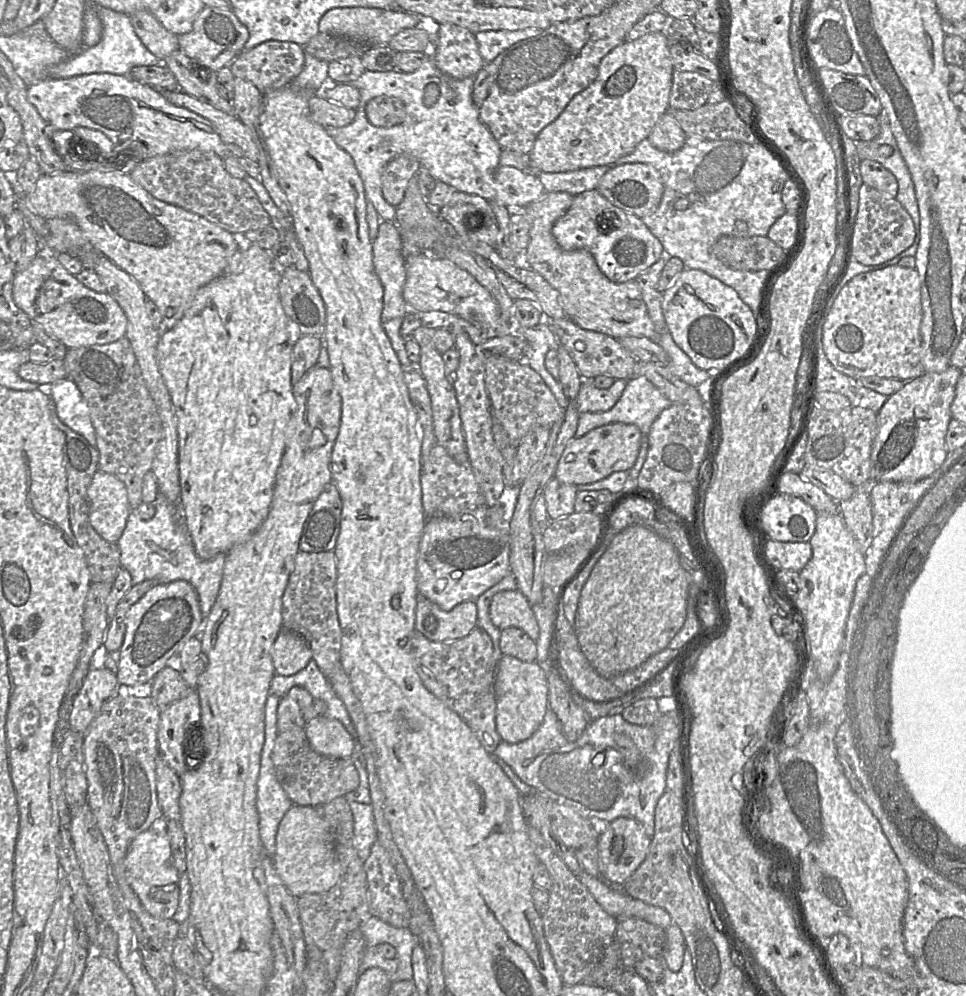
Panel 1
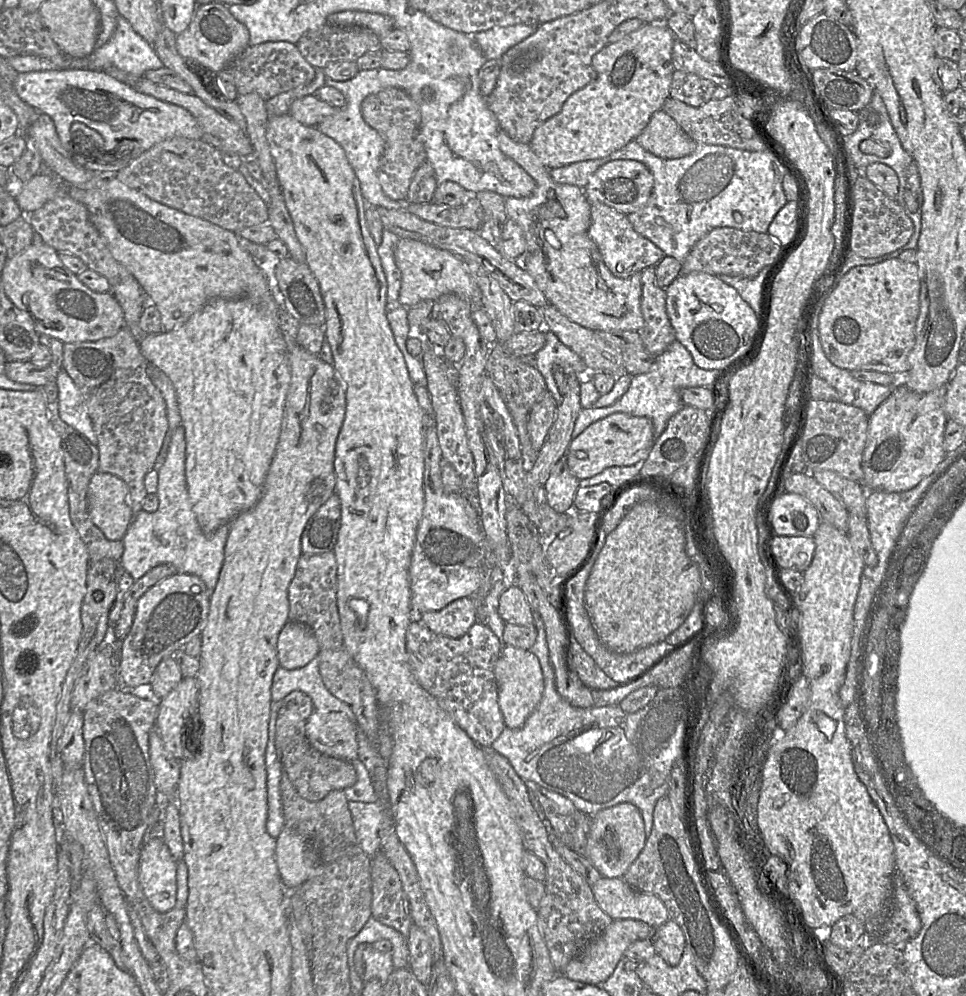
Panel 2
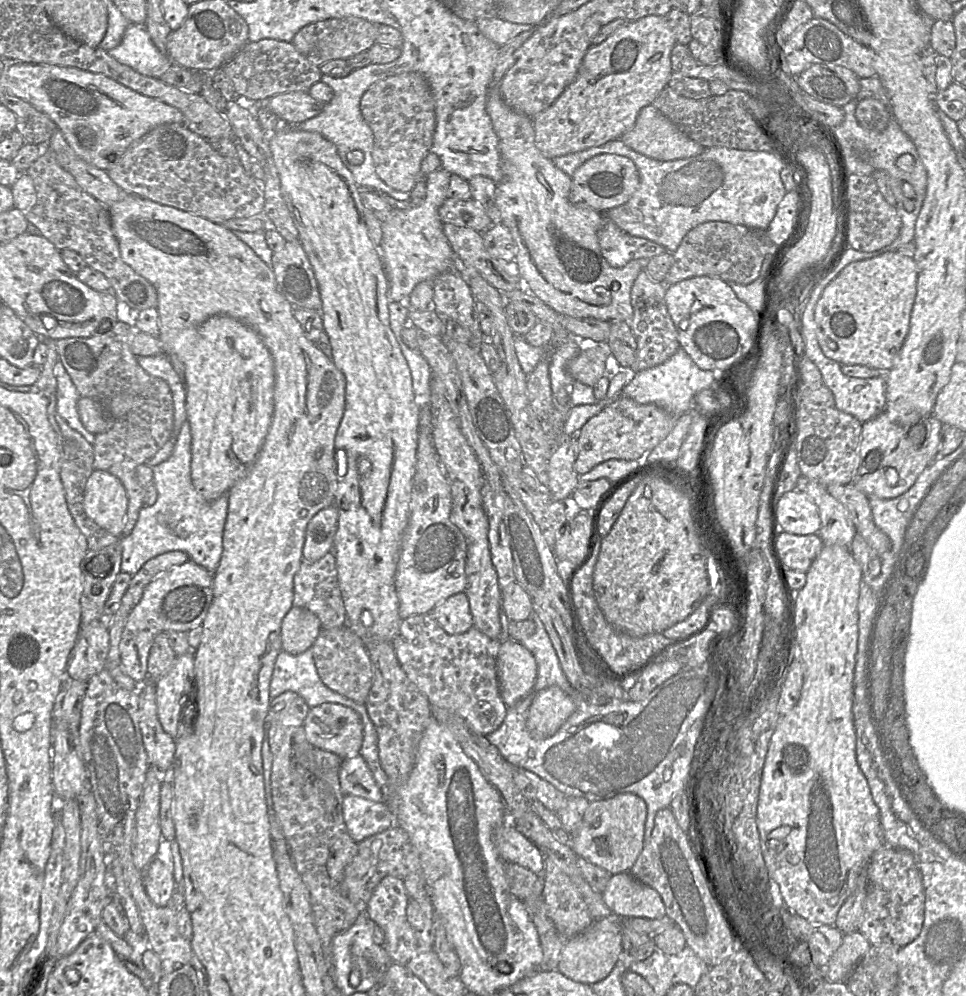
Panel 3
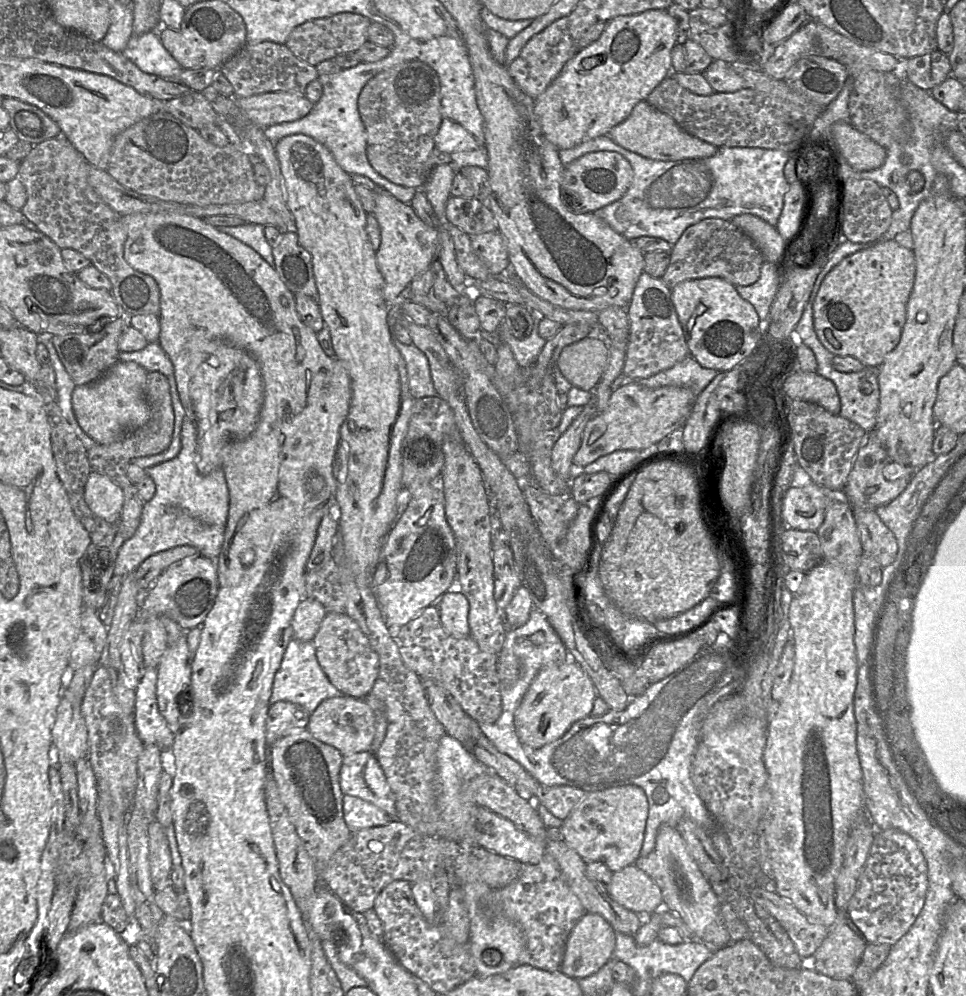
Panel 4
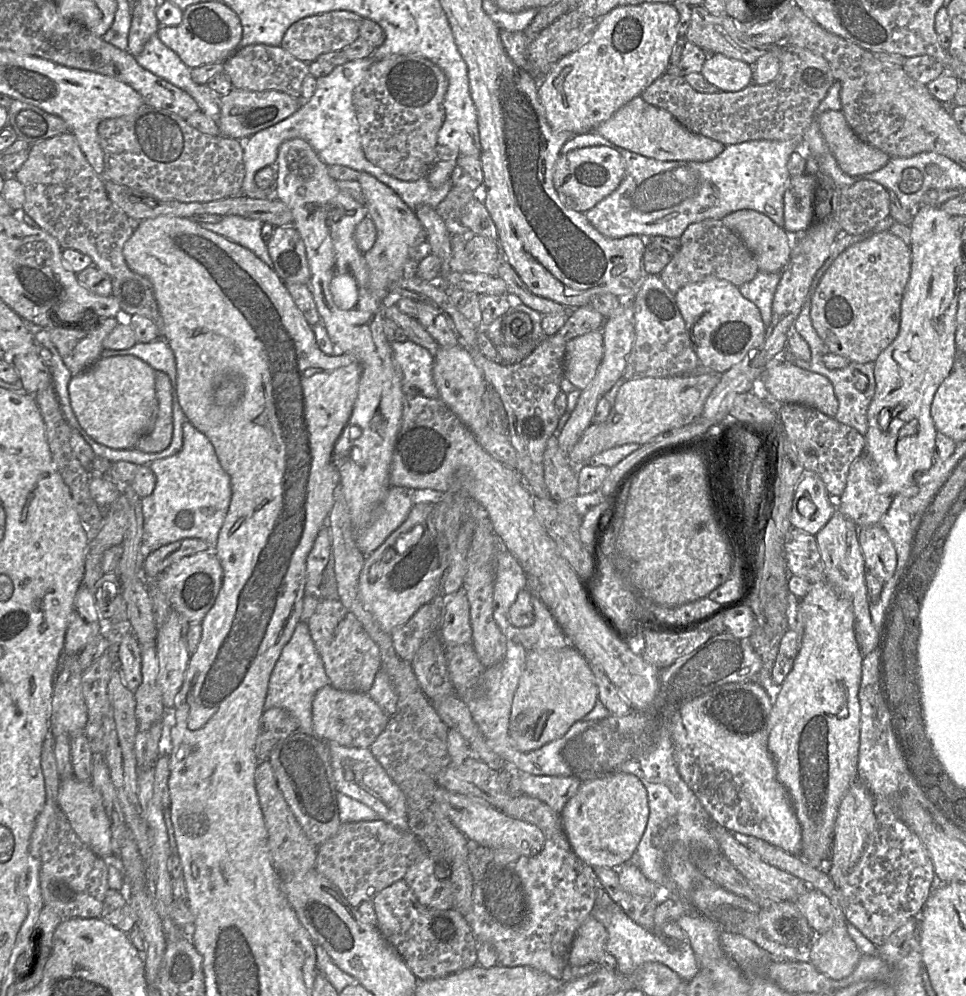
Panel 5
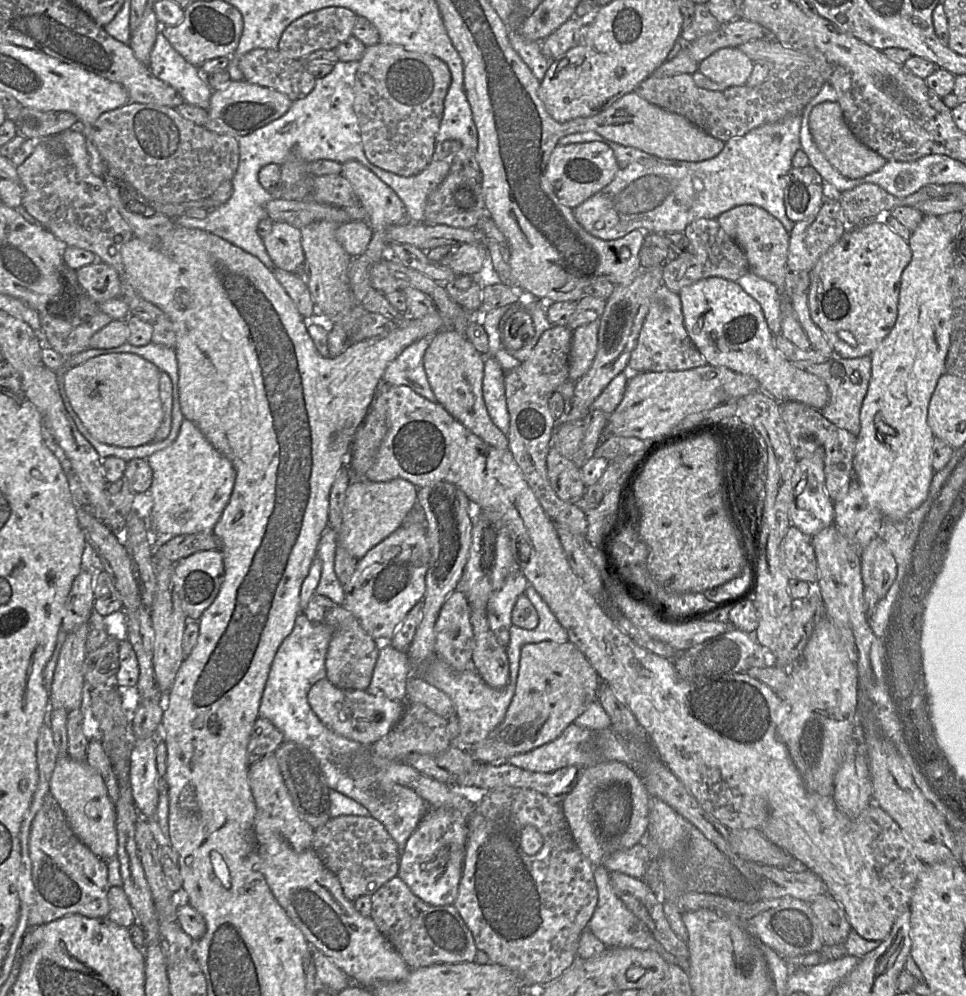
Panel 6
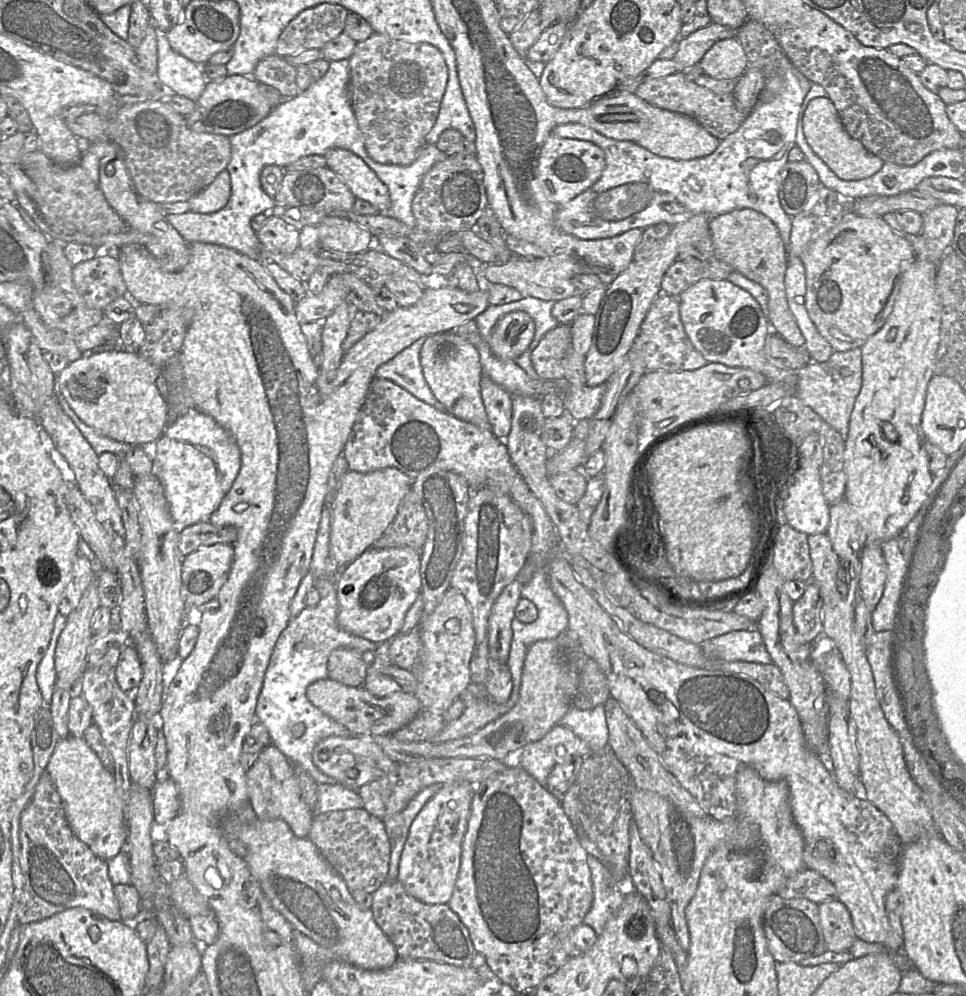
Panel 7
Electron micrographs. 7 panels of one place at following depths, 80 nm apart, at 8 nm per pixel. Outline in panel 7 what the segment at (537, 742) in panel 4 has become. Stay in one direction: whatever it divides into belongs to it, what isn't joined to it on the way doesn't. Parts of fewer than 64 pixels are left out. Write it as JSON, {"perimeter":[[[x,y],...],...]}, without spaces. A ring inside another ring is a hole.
{"perimeter":[[[555,639],[533,643],[526,654],[519,698],[516,704],[495,720],[465,737],[439,743],[438,757],[503,760],[513,751],[540,740],[571,707],[578,686],[575,674],[563,661]]]}

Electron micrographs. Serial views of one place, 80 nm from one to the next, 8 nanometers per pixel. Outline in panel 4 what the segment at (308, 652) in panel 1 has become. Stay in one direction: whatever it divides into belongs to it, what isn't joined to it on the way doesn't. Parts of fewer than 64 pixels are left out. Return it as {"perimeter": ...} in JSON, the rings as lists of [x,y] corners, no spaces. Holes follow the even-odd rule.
{"perimeter":[[[304,597],[293,615],[293,637],[300,641],[312,641],[326,613],[326,609],[320,602]]]}

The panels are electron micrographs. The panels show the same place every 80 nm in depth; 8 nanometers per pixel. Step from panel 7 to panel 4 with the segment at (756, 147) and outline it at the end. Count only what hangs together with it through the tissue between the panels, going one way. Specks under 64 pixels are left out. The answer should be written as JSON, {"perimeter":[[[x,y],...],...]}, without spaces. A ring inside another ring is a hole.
{"perimeter":[[[600,136],[570,149],[559,150],[561,163],[566,166],[581,156],[597,151],[614,151],[629,161],[633,180],[627,192],[619,200],[594,212],[617,233],[627,239],[643,236],[656,237],[675,245],[683,232],[704,219],[731,220],[740,214],[752,214],[776,227],[783,208],[784,195],[790,184],[784,177],[784,166],[793,153],[753,147],[718,147],[715,155],[707,158],[690,158],[677,161],[661,161],[643,157],[629,151],[609,136]]]}

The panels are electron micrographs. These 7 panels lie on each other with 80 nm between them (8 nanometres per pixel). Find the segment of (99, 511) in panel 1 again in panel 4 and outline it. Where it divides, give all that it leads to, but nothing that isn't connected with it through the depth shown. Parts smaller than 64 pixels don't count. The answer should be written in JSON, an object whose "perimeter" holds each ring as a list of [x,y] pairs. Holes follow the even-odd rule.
{"perimeter":[[[91,471],[84,490],[89,509],[109,524],[118,524],[123,508],[122,488],[107,475]]]}

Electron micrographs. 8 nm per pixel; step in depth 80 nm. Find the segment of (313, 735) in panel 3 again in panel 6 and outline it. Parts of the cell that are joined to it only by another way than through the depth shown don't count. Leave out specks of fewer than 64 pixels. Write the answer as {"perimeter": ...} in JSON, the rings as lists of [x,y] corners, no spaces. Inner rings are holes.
{"perimeter":[[[323,678],[308,691],[308,703],[320,721],[334,732],[370,746],[387,734],[401,719],[406,701],[390,700],[370,694],[367,690],[345,689]]]}

